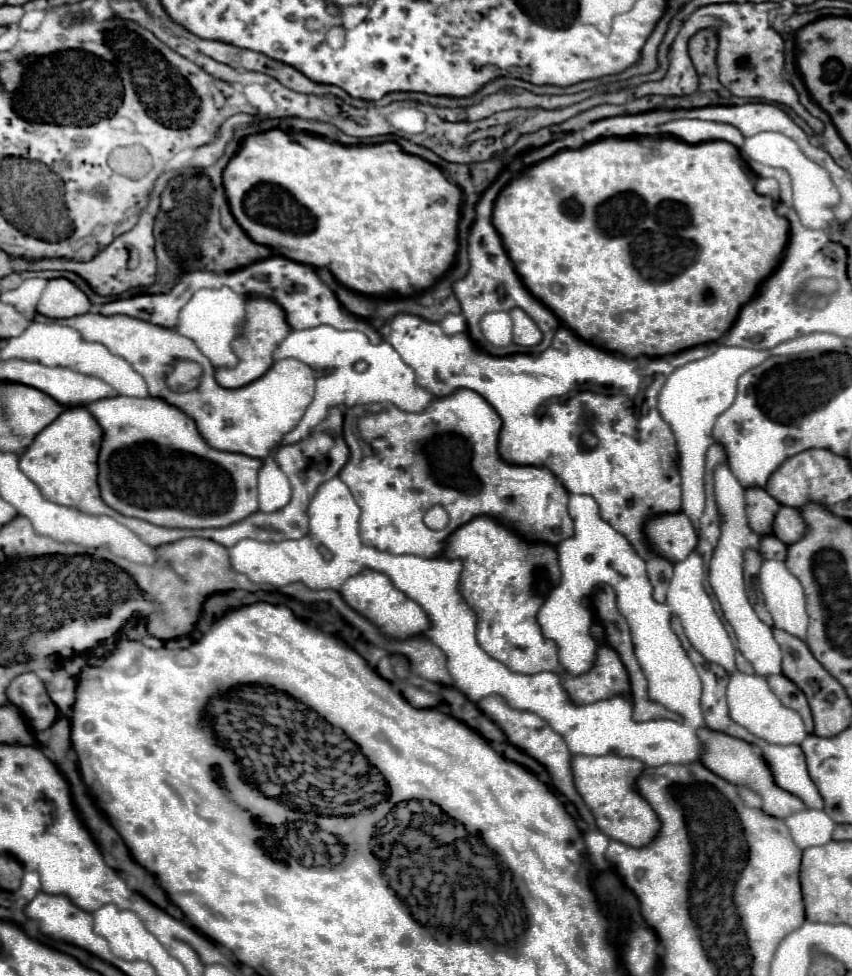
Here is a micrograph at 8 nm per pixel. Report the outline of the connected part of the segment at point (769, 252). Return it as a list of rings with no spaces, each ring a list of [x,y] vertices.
[[[613,137],[593,141],[581,149],[559,151],[557,155],[529,167],[501,191],[493,209],[493,225],[499,231],[505,251],[523,285],[583,341],[605,345],[607,351],[625,357],[663,357],[721,339],[737,319],[739,309],[751,301],[759,285],[775,271],[789,237],[789,221],[775,213],[771,197],[755,193],[755,175],[747,169],[747,163],[741,159],[737,147],[727,141],[687,145],[675,139],[639,141]]]

